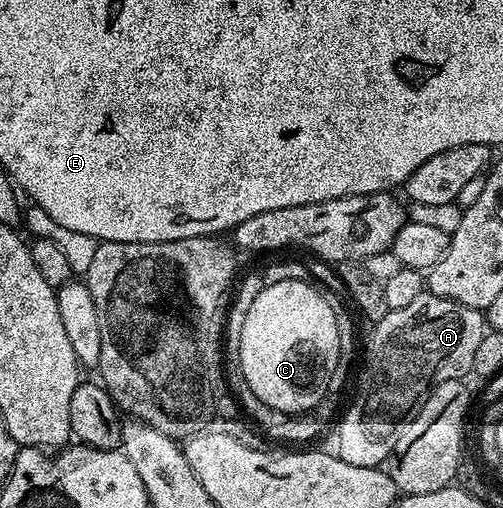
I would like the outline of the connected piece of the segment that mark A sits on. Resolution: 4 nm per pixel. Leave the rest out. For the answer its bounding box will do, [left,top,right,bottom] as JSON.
[336,293,484,467]

